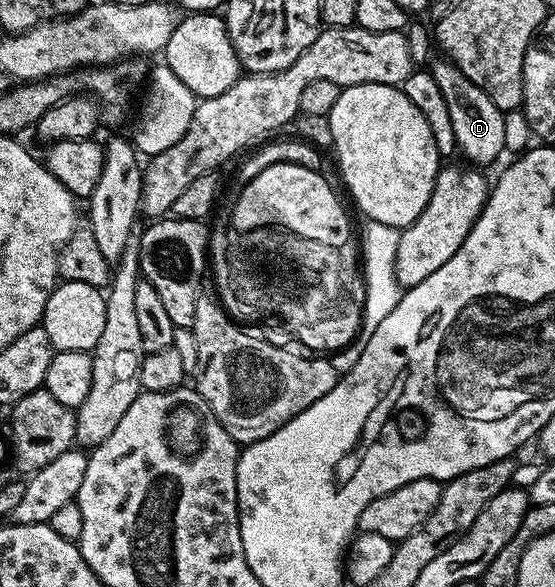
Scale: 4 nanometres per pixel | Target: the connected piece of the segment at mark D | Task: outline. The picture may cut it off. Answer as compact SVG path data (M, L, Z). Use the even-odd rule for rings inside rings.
M439 59L434 66L429 66L428 72L436 79L440 92L444 94L444 103L448 103L448 112L452 118L452 131L456 135L457 152L463 153L465 160L474 167L486 167L489 161L494 161L502 153L506 145L507 114L492 103L492 99L460 67L452 62Z

